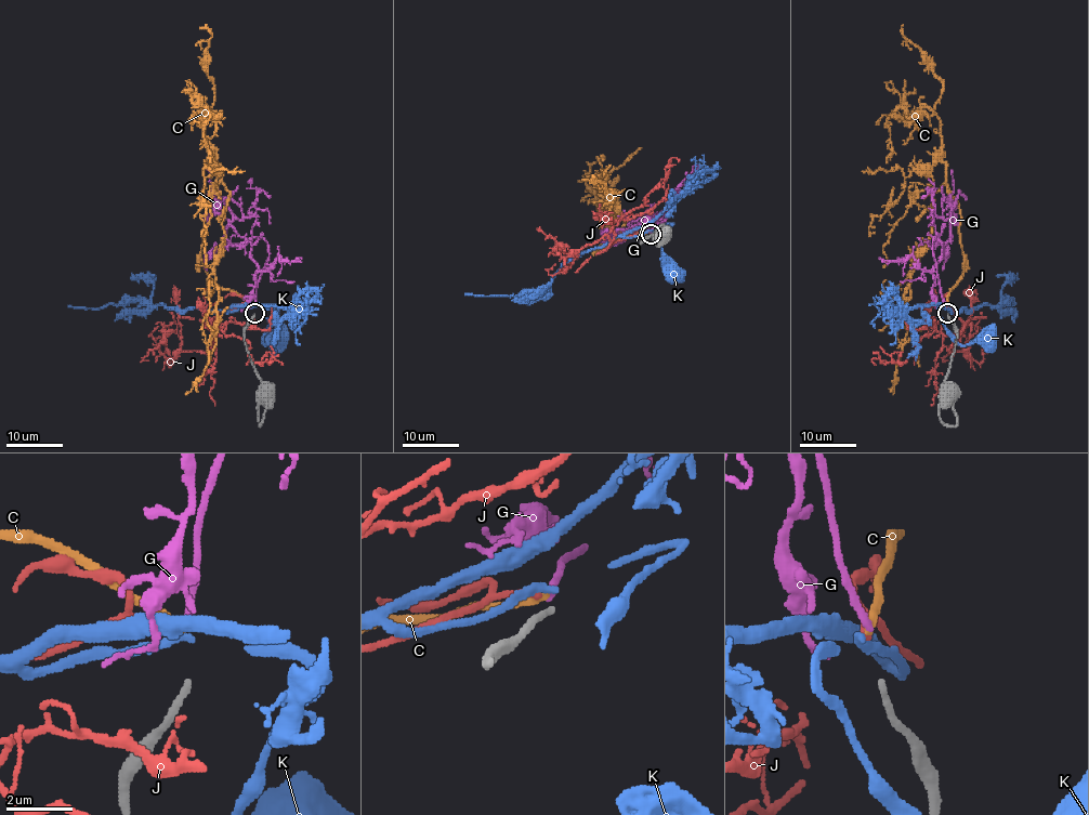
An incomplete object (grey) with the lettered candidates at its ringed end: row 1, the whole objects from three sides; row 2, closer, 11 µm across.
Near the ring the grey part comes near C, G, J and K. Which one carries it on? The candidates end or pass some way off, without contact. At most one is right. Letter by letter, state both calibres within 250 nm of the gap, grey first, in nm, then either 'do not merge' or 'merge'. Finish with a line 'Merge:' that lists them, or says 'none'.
C: 190/240 nm | merge
G: 190/200 nm | do not merge
J: 190/190 nm | do not merge
K: 190/240 nm | do not merge
Merge: C

